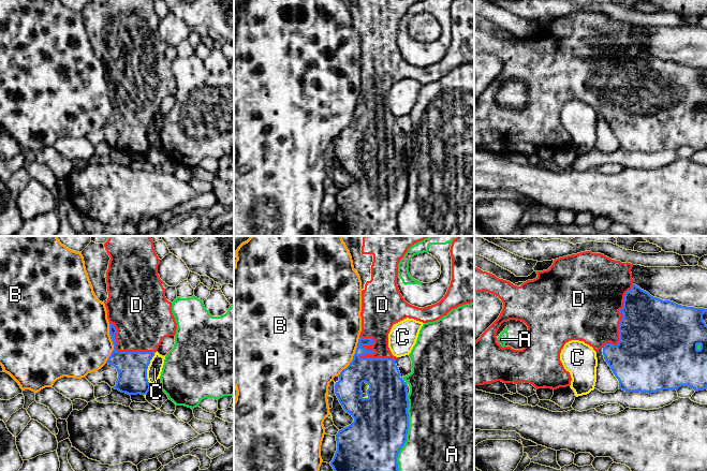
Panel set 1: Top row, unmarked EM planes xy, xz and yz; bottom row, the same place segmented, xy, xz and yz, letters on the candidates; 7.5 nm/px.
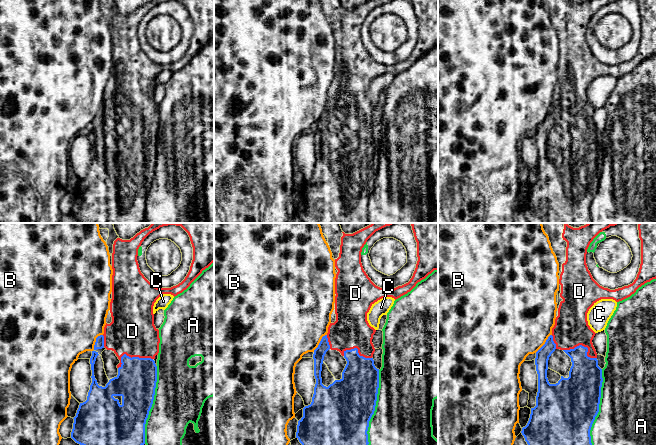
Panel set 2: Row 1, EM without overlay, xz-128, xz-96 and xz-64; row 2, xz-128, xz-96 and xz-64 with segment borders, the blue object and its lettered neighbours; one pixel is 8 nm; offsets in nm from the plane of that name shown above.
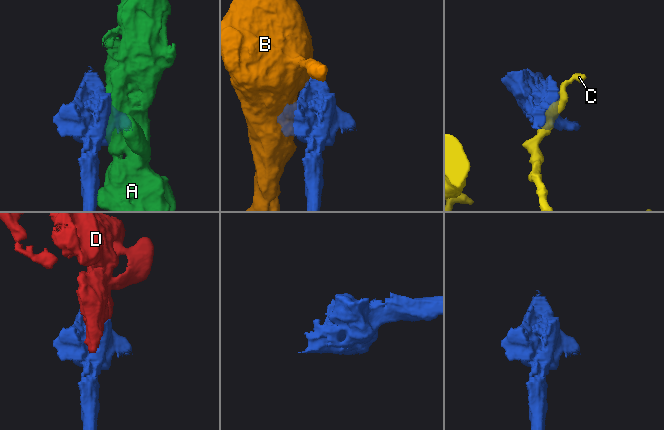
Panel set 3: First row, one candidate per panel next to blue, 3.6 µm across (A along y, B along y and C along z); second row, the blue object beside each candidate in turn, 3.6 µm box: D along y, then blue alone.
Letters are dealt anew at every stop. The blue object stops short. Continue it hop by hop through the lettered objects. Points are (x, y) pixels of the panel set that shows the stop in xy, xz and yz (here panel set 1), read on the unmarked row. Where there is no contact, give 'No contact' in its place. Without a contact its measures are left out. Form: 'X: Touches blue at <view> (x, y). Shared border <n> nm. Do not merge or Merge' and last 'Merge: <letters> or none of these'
A: Touches blue at xz (406, 195). Shared border 600 nm. Do not merge
B: Touches blue at xy (113, 103). Shared border 300 nm. Do not merge
C: Touches blue at xy (147, 128). Shared border 260 nm. Do not merge
D: Touches blue at xz (369, 113). Shared border 320 nm. Merge
Merge: D

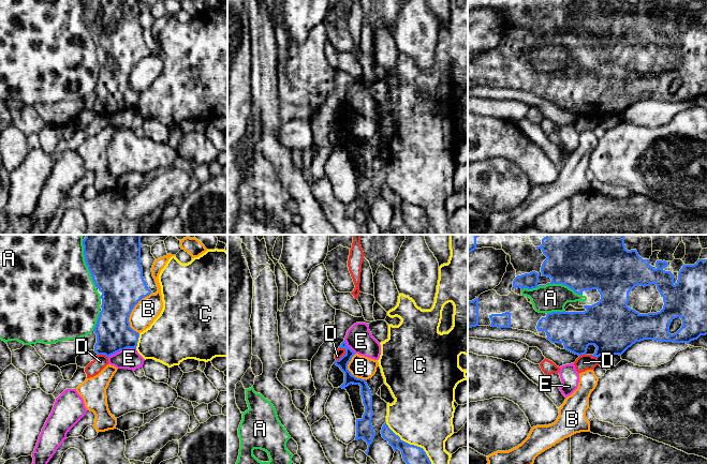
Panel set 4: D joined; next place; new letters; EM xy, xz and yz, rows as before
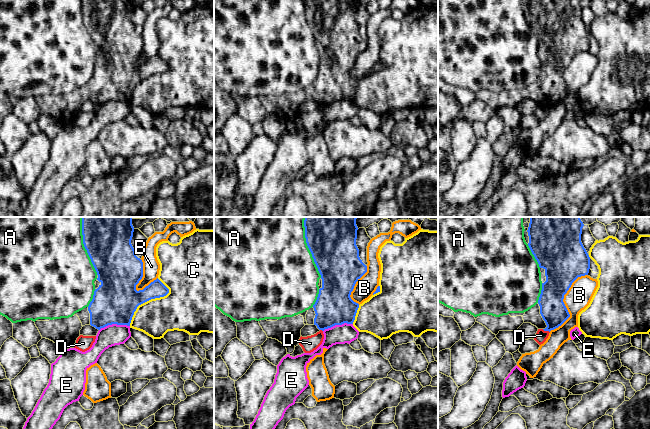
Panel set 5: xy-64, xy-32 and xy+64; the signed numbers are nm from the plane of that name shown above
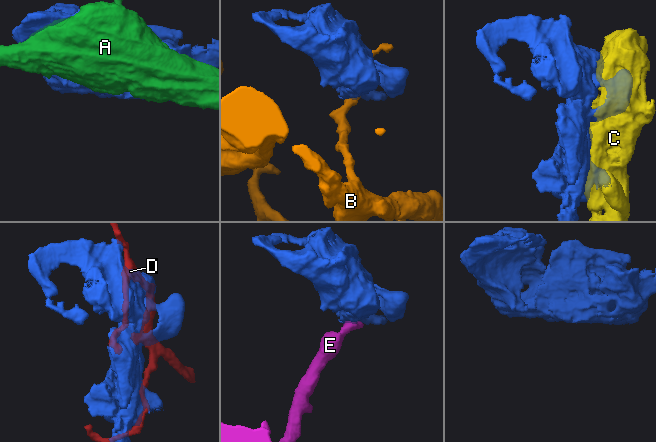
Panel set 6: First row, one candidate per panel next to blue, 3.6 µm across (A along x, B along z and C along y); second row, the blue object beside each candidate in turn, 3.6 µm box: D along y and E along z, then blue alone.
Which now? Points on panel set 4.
A: Touches blue at yz (551, 43). Shared border 460 nm. Do not merge
B: Touches blue at xy (130, 73). Shared border 320 nm. Do not merge
C: Touches blue at xz (416, 206). Shared border 550 nm. Do not merge
D: Touches blue at xz (343, 115). Shared border 120 nm. Do not merge
E: Touches blue at xy (121, 109). Shared border 220 nm. Do not merge
Merge: none of these

